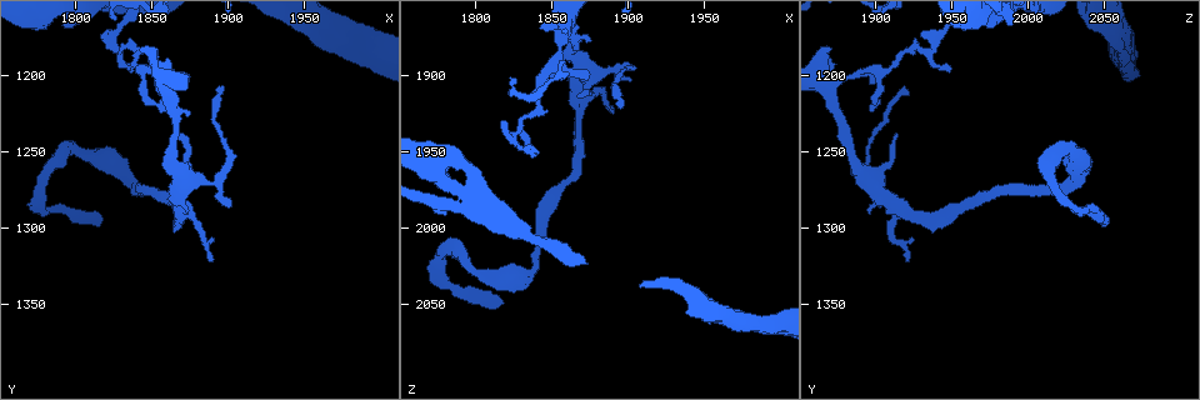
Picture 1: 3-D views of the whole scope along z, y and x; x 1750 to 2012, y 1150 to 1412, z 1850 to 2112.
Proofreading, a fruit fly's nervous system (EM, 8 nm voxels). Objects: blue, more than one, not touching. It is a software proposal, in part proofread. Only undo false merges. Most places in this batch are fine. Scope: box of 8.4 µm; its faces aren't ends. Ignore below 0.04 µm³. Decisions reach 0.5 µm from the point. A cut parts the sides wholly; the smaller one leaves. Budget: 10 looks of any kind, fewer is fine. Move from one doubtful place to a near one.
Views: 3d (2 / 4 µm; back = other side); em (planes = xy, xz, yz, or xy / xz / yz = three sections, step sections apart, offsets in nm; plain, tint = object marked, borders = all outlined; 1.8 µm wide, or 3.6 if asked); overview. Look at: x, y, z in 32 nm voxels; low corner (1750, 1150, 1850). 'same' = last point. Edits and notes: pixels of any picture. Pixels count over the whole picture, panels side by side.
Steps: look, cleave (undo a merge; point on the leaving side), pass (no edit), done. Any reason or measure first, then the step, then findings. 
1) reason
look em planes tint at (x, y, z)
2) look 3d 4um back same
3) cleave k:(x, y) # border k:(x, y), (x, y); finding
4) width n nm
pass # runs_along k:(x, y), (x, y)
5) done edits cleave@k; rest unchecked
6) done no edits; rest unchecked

thick turns thin
look em xy step 16 tint at (1834, 1268, 2030)

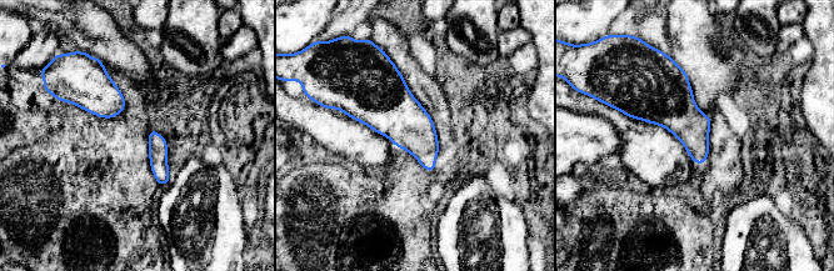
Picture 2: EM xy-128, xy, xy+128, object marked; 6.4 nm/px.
cut it another way
look em planes tint same

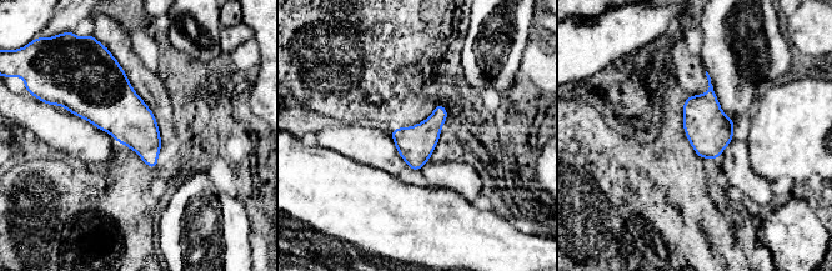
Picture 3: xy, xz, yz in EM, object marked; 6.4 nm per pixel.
pass # one neuron here

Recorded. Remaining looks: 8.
sudden change in width
look 3d 4um at (1868, 1290, 1914)

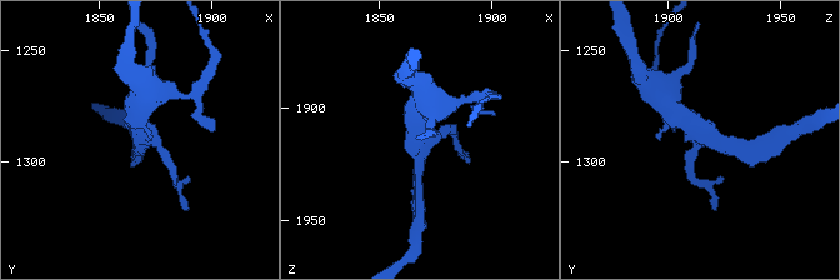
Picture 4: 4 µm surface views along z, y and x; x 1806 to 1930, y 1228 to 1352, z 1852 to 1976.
need the tissue
look em 3.6um planes tint at (1867, 1288, 1916)

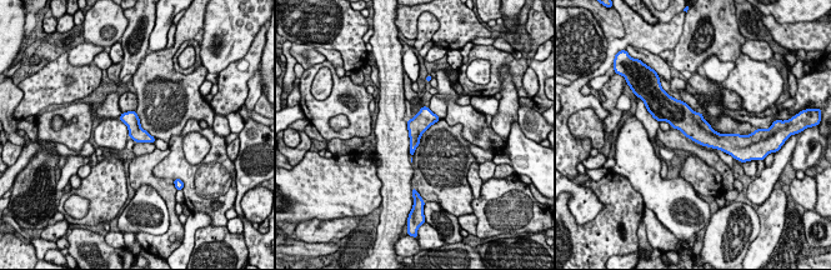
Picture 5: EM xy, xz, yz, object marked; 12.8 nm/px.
width 200 nm
pass # runs_along 5:(662, 116), (730, 138); all the same neuron

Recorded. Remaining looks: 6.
abrupt turn
look em yz step 16 tint at (1858, 1208, 1866)

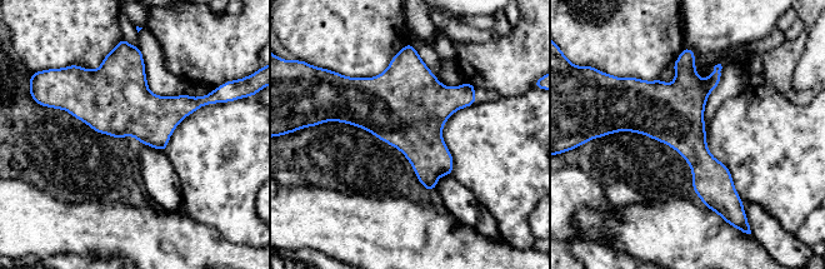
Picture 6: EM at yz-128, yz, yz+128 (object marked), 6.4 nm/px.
pass # one neuron here

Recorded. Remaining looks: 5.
arms part here
look 3d 2um back at (1994, 1178, 2064)

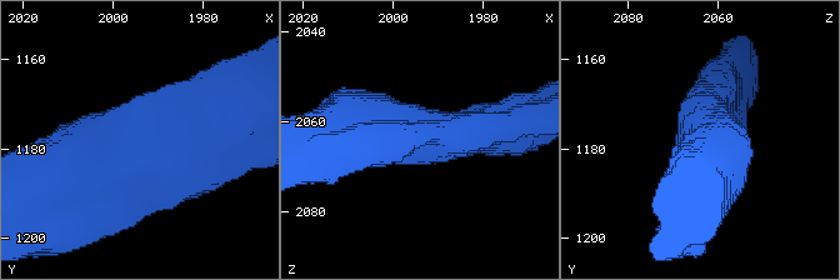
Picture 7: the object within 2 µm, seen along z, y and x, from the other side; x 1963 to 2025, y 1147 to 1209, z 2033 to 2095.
look em planes tint at (1994, 1177, 2062)

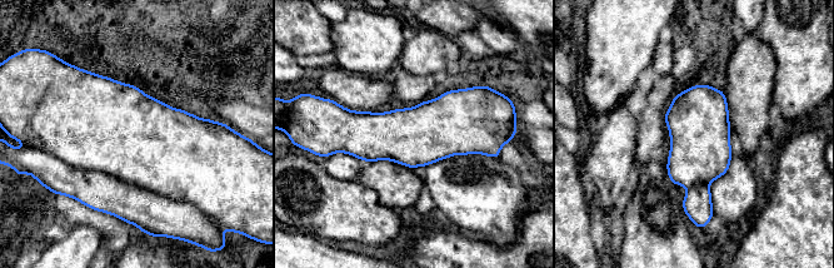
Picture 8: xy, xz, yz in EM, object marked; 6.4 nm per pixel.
pass # one neuron here

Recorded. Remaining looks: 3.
done no edits; rest unchecked

